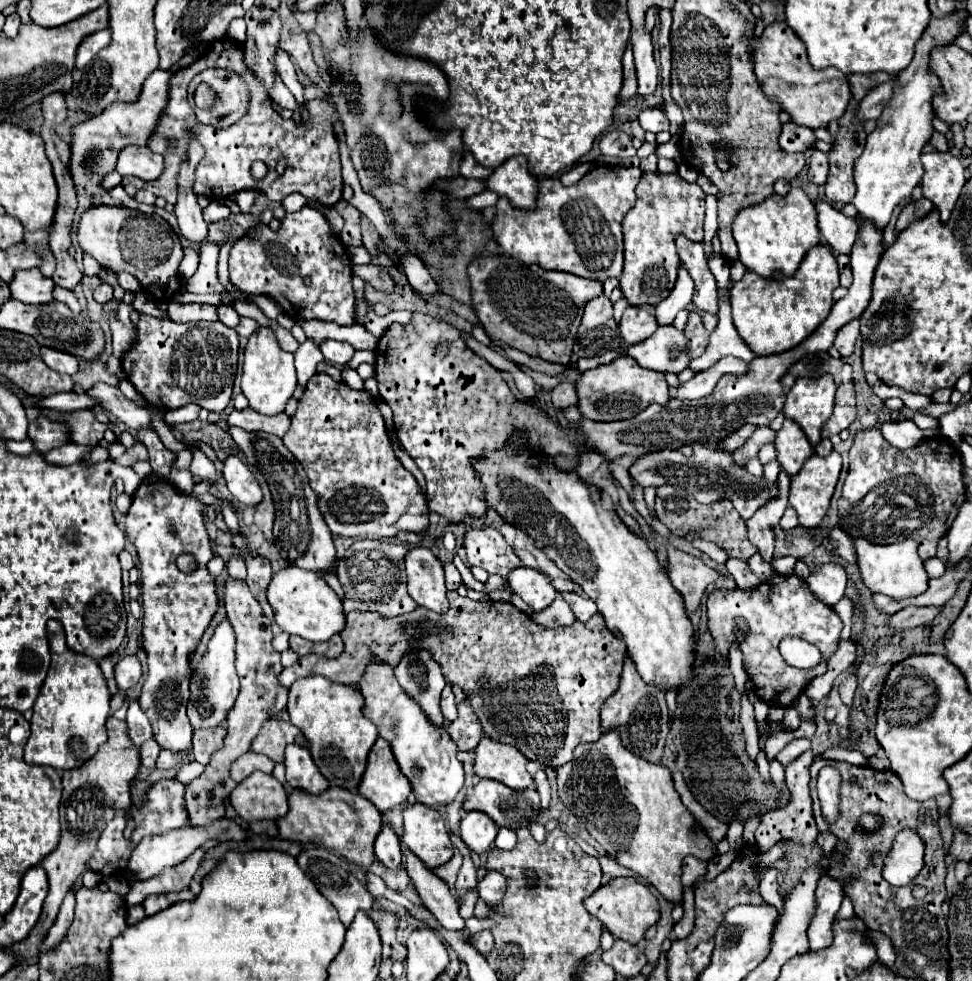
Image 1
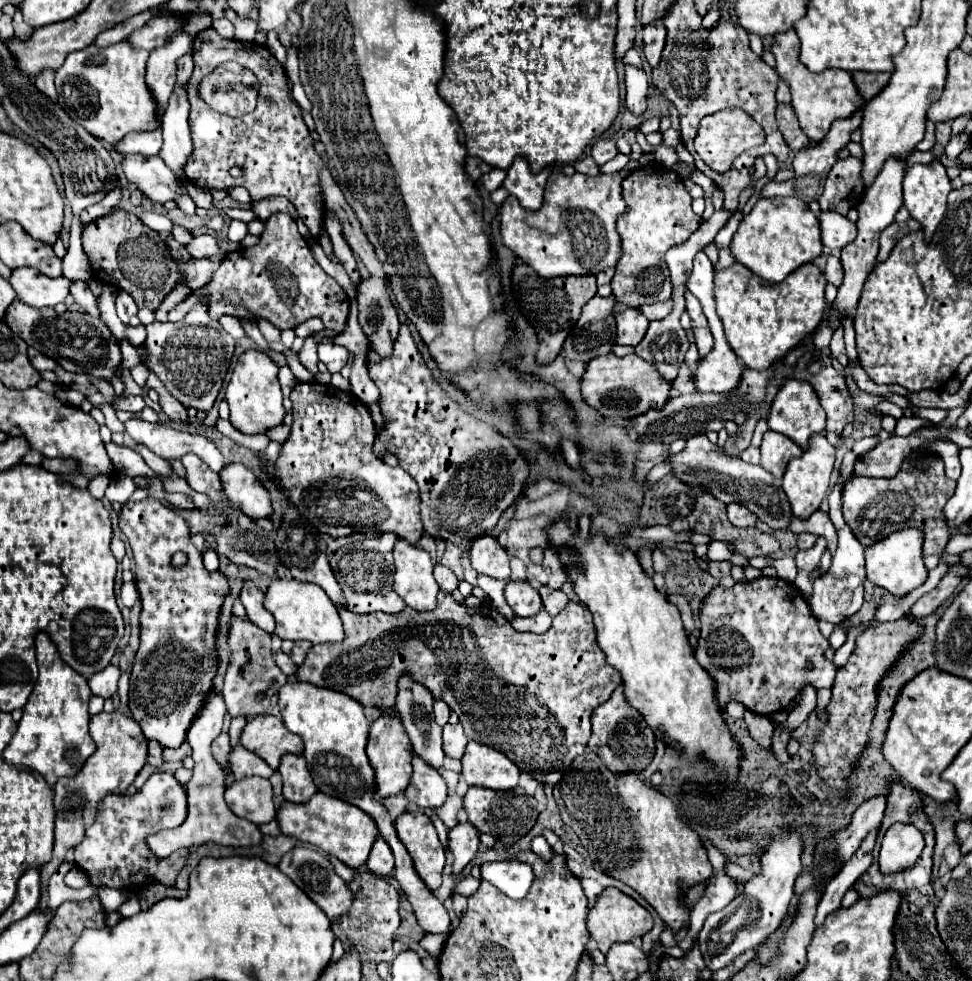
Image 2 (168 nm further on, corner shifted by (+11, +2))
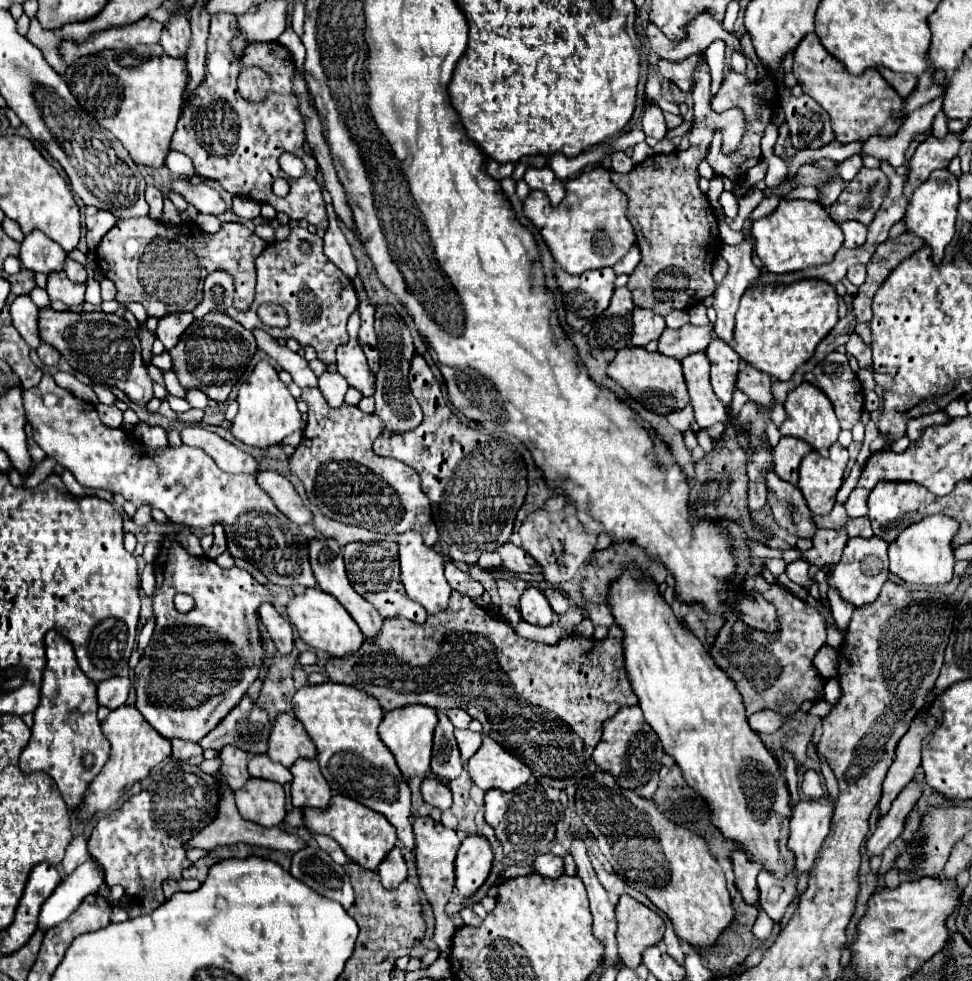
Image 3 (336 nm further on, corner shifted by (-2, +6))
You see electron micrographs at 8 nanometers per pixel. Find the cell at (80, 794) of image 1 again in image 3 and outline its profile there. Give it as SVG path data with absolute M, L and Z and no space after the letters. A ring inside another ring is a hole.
M121 705L119 709L111 711L107 719L101 723L103 735L111 743L111 755L101 773L93 779L89 793L81 805L79 819L85 819L85 815L93 815L97 811L103 811L105 807L115 807L117 801L123 797L123 791L131 789L133 783L145 779L149 771L165 761L171 755L171 741L161 737L147 721L145 717L137 711L137 707L131 705Z

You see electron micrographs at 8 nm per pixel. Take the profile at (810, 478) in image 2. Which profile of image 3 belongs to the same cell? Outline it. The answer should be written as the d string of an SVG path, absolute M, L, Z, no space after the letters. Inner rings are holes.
M839 443L829 449L829 457L821 457L815 451L803 457L797 487L815 515L827 515L833 509L837 491L843 483L847 461L849 453Z

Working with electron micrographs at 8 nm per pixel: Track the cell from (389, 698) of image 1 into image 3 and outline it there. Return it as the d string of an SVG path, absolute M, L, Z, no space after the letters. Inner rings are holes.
M425 779L421 785L421 793L423 793L425 803L429 803L441 811L451 807L451 791L449 791L449 787L441 785L437 779Z

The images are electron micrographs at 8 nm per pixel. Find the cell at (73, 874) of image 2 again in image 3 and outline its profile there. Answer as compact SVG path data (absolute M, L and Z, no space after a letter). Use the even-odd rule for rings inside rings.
M95 859L81 863L73 873L65 877L65 881L57 885L53 895L45 901L39 915L39 927L47 931L53 925L65 921L65 917L69 917L87 895L97 893L103 883L105 875Z

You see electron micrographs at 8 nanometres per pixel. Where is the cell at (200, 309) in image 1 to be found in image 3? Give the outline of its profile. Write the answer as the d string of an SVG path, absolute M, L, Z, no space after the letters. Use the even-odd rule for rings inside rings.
M295 227L295 229L291 229L291 233L285 241L269 243L265 247L265 251L261 253L261 257L257 257L255 267L257 267L257 289L255 289L255 301L251 303L249 311L239 313L233 307L233 301L231 301L231 297L233 297L233 279L225 271L217 271L217 273L211 273L205 279L205 297L193 309L195 319L203 319L211 311L223 311L225 315L233 317L237 323L241 323L249 331L263 329L275 339L279 339L279 337L295 339L295 341L299 341L301 347L307 347L307 345L313 347L317 351L317 359L321 359L325 365L335 363L337 347L341 347L349 341L349 335L347 335L345 327L347 327L349 315L357 309L359 301L357 301L357 293L353 289L351 279L347 279L341 273L341 269L337 269L323 255L321 237L309 233L303 227ZM303 241L311 243L311 253L307 253L307 255L301 251ZM215 287L223 289L223 301L219 305L215 303L215 297L213 297ZM261 303L281 305L289 313L289 327L273 329L273 327L263 325L261 319L257 317L257 307Z

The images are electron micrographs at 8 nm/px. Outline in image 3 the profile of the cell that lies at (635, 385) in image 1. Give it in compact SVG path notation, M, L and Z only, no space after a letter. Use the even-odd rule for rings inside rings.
M631 347L631 349L621 349L615 359L611 361L607 369L609 377L615 379L621 387L627 389L627 393L639 401L645 409L659 413L659 415L669 415L673 411L683 409L689 403L689 391L683 379L681 363L673 357L665 357L661 353L649 353L643 347Z

